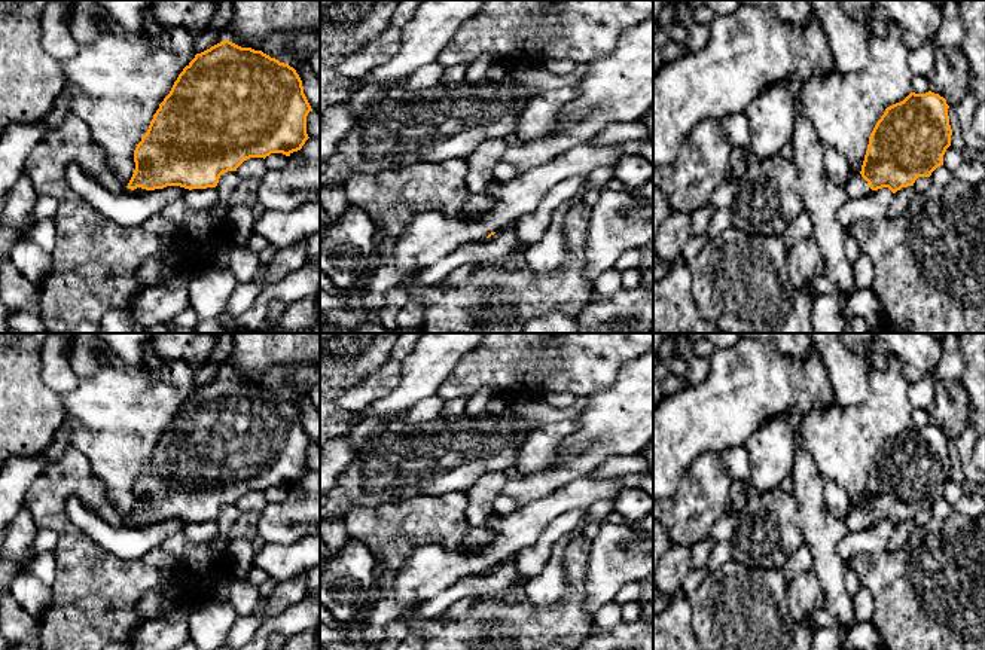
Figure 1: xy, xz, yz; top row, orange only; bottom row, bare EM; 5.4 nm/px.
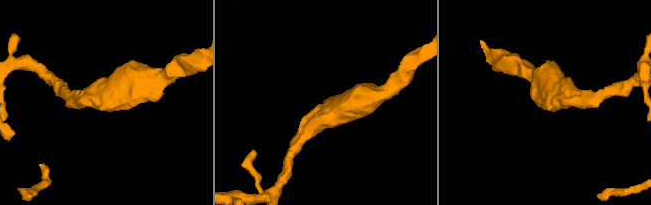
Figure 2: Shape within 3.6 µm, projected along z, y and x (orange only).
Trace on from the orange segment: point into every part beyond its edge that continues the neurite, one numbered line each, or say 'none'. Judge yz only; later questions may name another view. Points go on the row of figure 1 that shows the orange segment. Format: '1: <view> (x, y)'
1: yz (856, 186)

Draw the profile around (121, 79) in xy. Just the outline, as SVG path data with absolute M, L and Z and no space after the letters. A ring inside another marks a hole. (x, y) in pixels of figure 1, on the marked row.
M110 27L94 42L80 45L73 58L61 62L65 83L77 89L70 101L70 113L86 123L91 138L104 150L119 186L128 186L135 170L137 144L179 74L195 58L193 42L195 37L180 27L165 27L156 37L125 34Z

